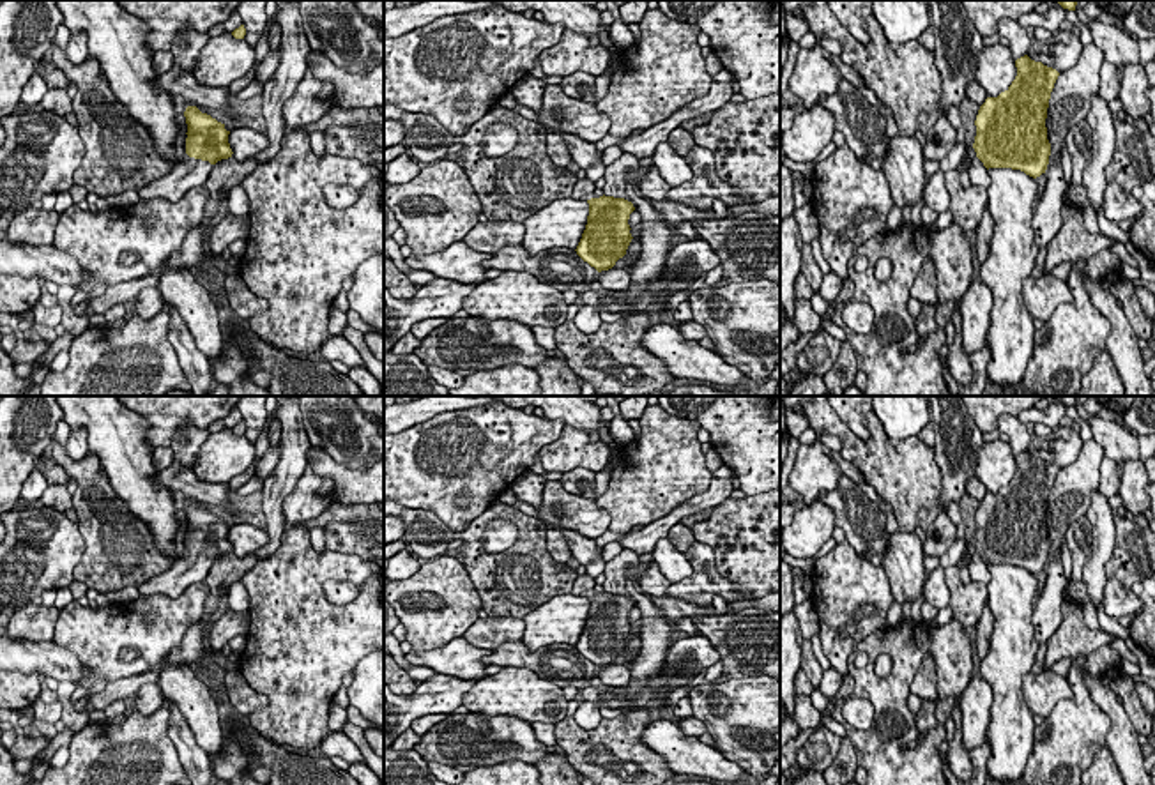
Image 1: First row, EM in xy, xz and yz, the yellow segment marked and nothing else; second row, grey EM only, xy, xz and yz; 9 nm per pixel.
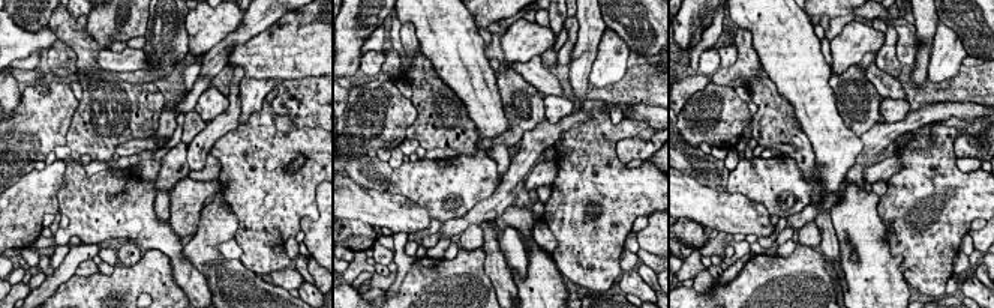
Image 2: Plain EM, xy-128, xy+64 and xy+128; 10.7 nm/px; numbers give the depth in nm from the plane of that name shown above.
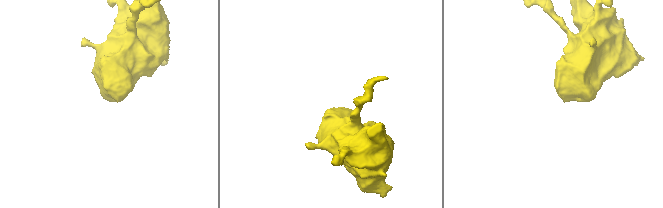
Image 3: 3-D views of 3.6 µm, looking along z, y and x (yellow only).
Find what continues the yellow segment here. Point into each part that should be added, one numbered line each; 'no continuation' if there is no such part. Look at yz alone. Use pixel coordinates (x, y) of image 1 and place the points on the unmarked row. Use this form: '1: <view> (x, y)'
1: yz (979, 571)

